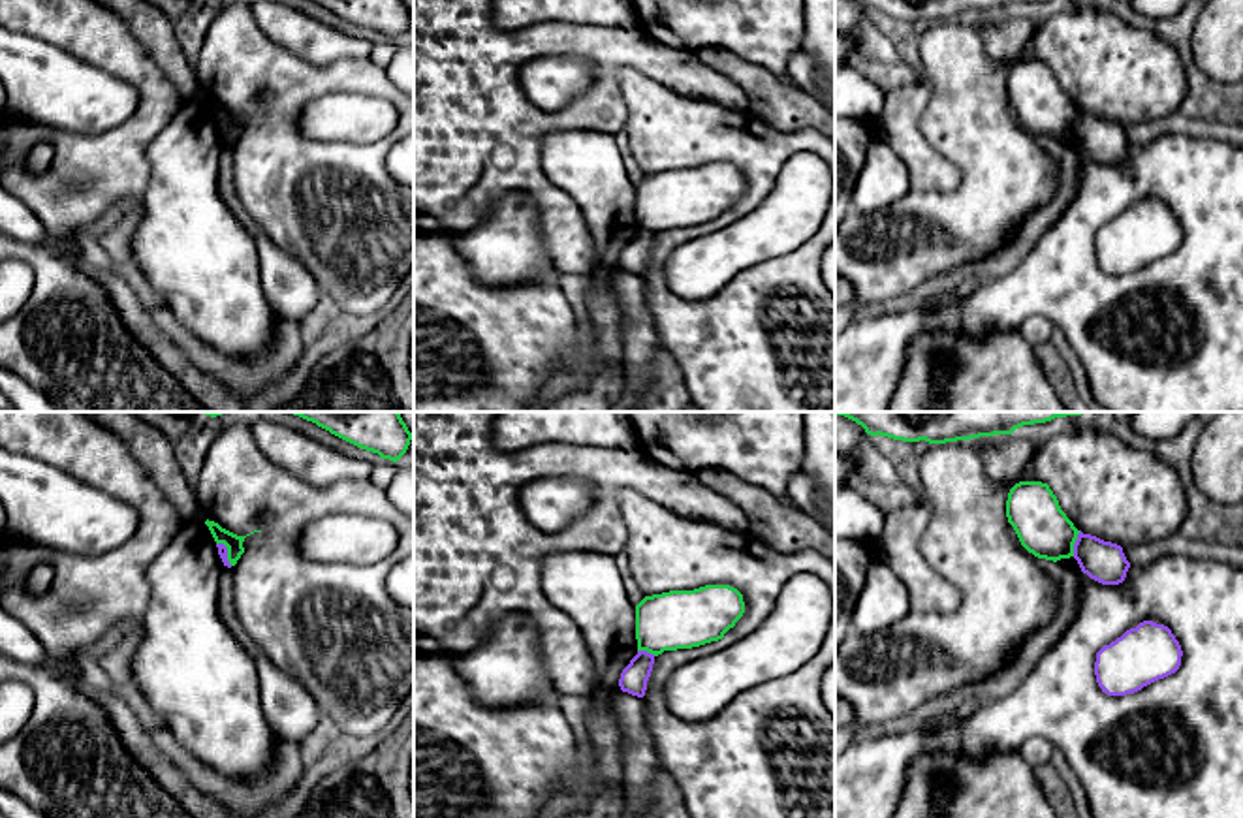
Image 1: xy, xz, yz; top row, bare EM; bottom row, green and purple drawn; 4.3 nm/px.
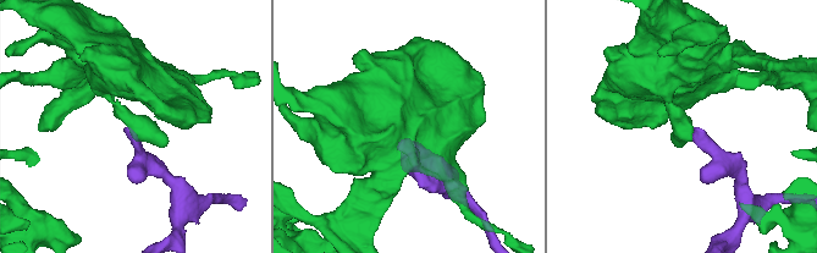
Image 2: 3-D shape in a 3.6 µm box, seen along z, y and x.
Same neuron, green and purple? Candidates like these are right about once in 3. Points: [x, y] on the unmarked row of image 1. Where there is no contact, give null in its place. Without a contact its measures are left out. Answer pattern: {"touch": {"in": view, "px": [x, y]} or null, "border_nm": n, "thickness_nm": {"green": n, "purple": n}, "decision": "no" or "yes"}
{"touch": {"in": "yz", "px": [1074, 121]}, "border_nm": 120, "thickness_nm": {"green": 220, "purple": 180}, "decision": "no"}

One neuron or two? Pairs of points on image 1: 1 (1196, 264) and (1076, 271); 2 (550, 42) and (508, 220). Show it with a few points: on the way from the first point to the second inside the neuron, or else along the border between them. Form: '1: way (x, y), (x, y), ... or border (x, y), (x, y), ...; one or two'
1: way (1166, 277), (1144, 279), (1134, 284), (1106, 284); one
2: border (482, 222), (501, 196), (523, 192), (542, 226); two

